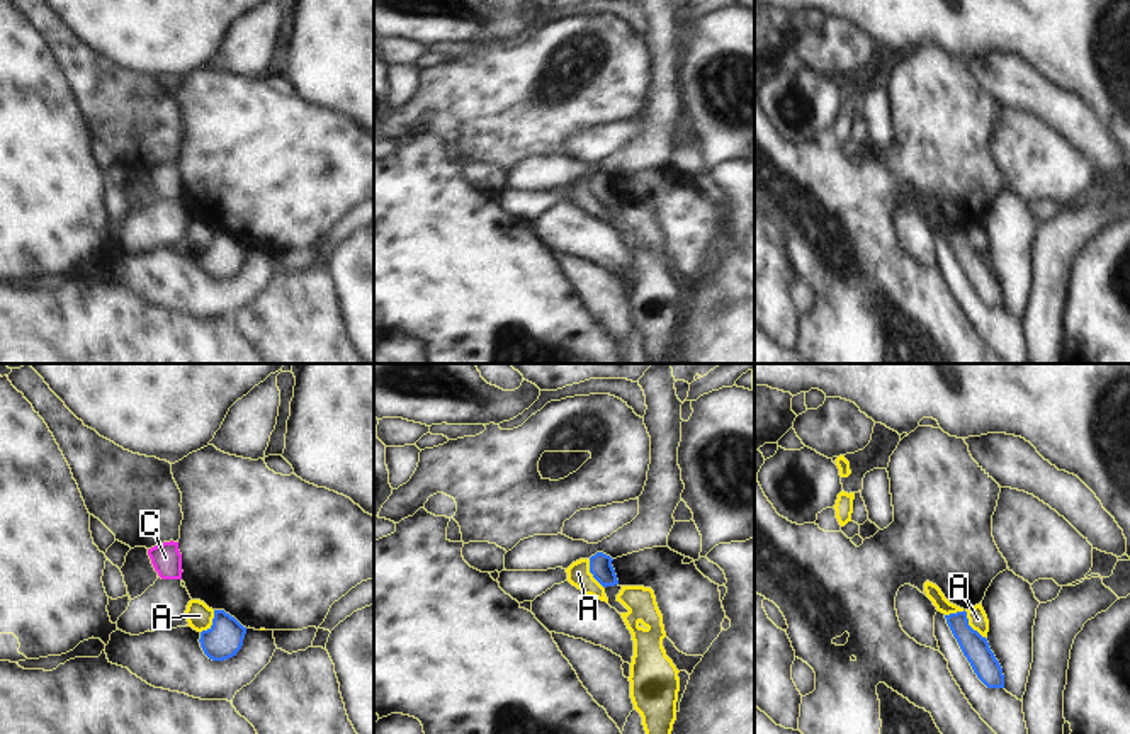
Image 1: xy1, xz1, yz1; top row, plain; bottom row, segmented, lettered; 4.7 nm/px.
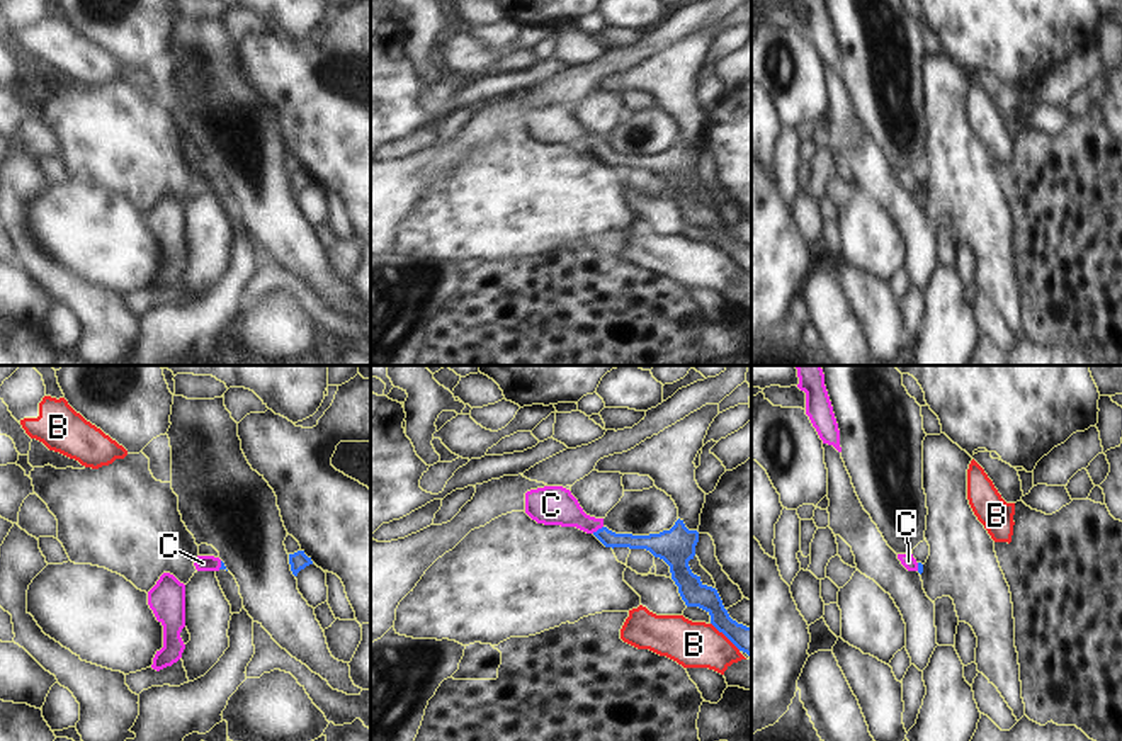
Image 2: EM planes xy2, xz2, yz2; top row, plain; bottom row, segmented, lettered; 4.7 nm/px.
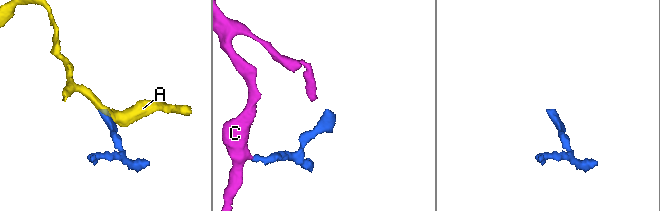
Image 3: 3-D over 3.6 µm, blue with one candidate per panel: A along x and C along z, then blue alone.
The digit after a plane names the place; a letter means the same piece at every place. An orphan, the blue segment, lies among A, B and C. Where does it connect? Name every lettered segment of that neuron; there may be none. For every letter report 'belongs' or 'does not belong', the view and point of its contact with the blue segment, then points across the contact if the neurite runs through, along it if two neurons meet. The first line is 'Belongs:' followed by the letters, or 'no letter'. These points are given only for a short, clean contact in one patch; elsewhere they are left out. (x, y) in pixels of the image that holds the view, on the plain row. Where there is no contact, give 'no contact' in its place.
Belongs: C
A: does not belong | yz1 (966, 235) | along yz1 (945, 233), (964, 230), (967, 242), (984, 257)
B: does not belong | xz2 (726, 255)
C: belongs | xz2 (599, 148) | across xz2 (607, 157), (599, 148), (553, 124)

